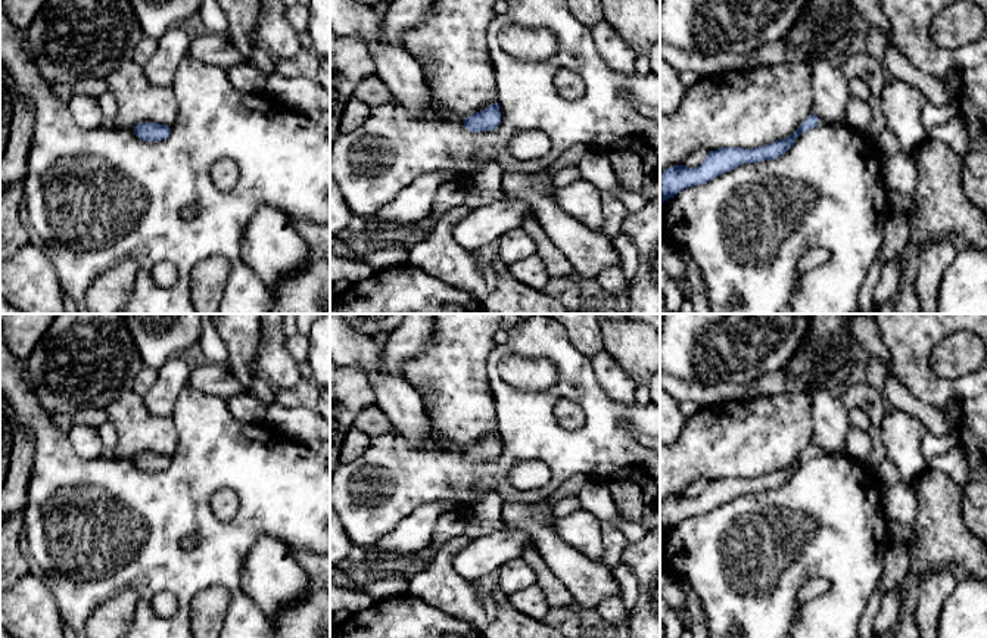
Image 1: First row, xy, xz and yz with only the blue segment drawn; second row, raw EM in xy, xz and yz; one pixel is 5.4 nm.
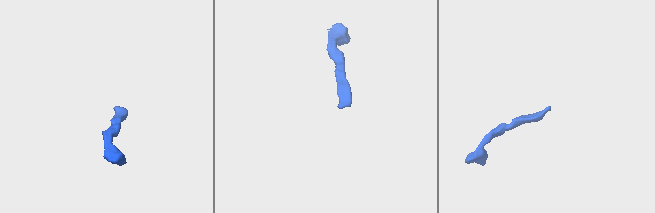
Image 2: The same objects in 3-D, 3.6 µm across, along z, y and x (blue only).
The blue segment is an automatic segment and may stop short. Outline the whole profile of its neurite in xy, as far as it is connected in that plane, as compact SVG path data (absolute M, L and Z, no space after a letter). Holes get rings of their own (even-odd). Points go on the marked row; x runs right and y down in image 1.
M140 122L134 127L134 134L143 141L159 141L168 137L169 127L156 122Z

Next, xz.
M498 102L489 105L480 112L467 116L463 122L464 127L471 133L495 130L501 122Z

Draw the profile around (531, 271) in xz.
M538 253L514 262L508 268L516 280L536 290L544 290L551 278L545 262Z

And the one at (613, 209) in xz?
M603 192L601 197L604 217L604 227L601 233L608 239L613 239L620 231L623 218L629 212L629 209L613 192Z

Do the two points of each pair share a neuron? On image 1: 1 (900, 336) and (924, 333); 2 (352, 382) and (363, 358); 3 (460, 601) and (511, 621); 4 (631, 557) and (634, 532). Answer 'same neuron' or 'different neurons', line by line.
1: same neuron
2: different neurons
3: different neurons
4: different neurons

